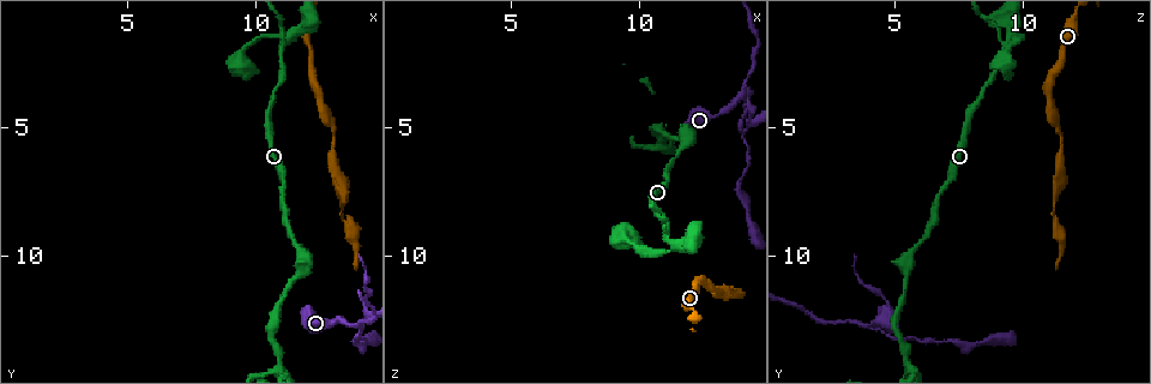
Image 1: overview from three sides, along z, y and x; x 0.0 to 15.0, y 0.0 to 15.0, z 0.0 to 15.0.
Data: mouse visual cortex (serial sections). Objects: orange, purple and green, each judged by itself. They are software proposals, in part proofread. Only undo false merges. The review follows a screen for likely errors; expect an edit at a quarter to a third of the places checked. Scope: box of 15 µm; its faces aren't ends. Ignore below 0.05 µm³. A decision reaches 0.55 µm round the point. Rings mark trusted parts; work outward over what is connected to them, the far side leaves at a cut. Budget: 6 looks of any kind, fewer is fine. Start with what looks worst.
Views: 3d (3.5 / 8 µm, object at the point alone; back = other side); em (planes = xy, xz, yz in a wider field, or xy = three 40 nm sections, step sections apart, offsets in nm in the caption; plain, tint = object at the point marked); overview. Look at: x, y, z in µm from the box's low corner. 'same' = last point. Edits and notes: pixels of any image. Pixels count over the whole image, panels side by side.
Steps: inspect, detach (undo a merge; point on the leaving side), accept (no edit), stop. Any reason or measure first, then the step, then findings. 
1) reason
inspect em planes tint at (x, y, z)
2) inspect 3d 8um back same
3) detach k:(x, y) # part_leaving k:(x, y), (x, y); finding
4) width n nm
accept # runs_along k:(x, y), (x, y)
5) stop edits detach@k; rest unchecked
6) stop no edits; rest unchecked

three-way junction
inspect 3d 3.5um back at (14.0, 13.2, 5.3)

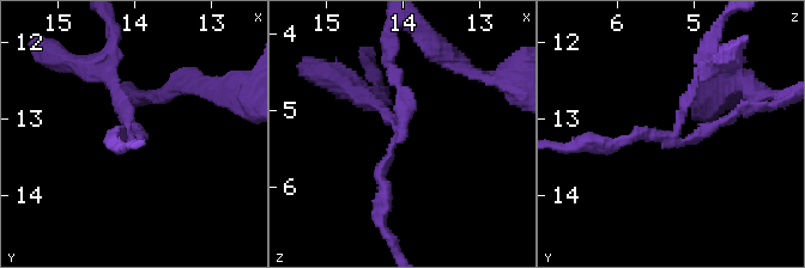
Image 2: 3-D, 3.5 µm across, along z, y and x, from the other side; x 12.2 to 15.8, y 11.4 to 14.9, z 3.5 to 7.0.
now the EM
inspect em xy step 3 tint at (14.05, 13.30, 5.30)

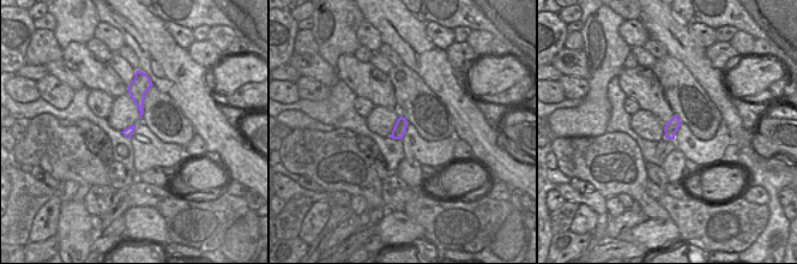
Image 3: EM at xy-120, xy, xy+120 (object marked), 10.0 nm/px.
arms 3; arm_widths 150, 150, 150 nm
detach 2:(113, 85) # part_leaving 2:(127, 121), (101, 69), (113, 32); a second cell is stuck on

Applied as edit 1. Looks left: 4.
see it whole again
inspect overview

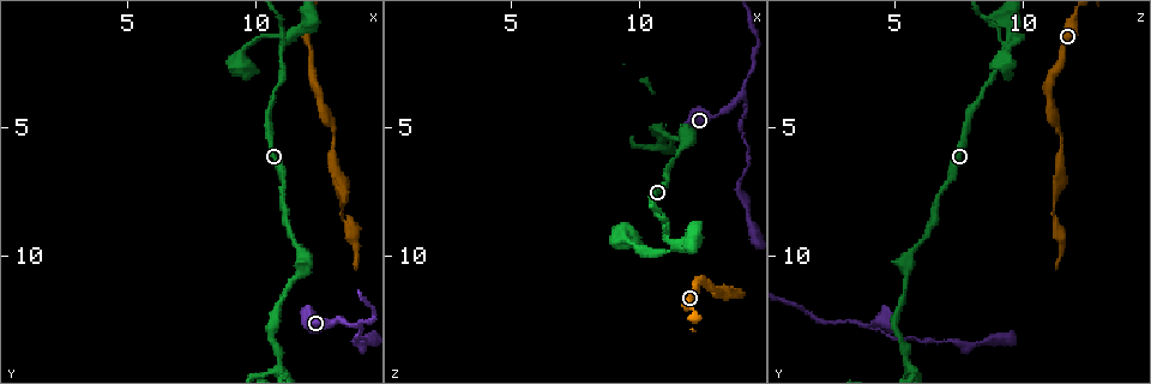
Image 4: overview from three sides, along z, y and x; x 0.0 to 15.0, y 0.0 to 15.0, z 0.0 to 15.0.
thick turns thin
inspect 3d 3.5um at (13.6, 7.3, 11.4)

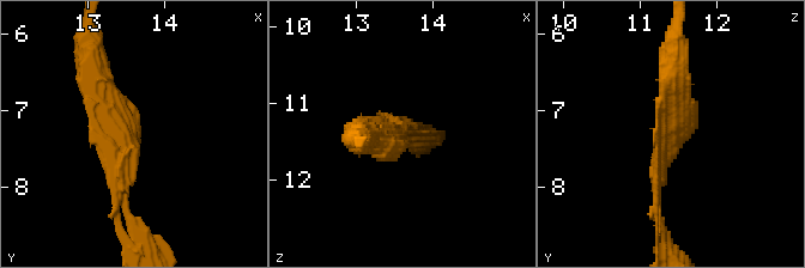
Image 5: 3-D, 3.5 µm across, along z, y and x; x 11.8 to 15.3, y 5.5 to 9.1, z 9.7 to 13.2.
now the EM
inspect em xy step 5 plain at (13.50, 7.35, 11.45)

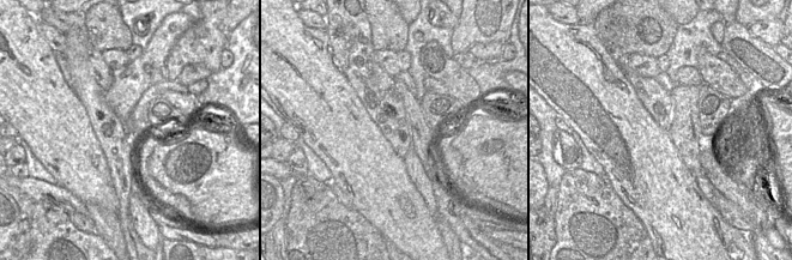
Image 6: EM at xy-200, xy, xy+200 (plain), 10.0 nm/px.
inspect em xy step 5 tint same

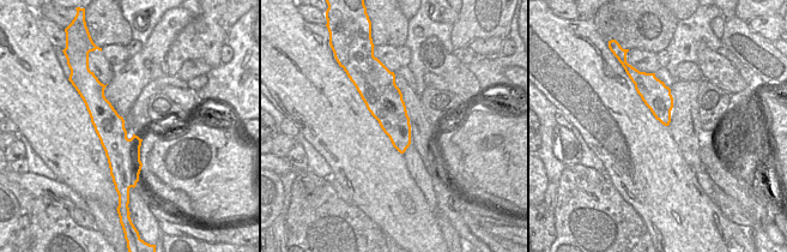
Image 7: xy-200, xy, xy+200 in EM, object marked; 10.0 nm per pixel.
width 360 nm
accept # runs_along 7:(98, 86), (98, 107), (132, 173); one cell here

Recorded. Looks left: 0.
stop edits detach@2; rest unchecked

